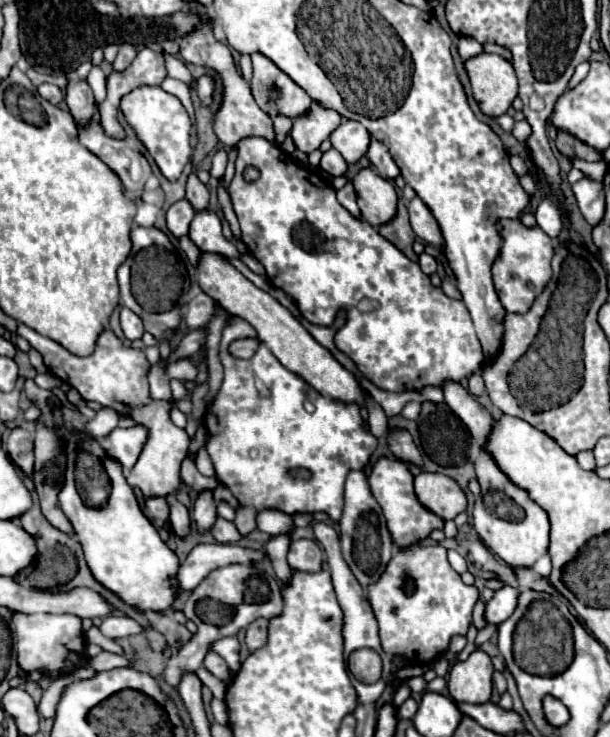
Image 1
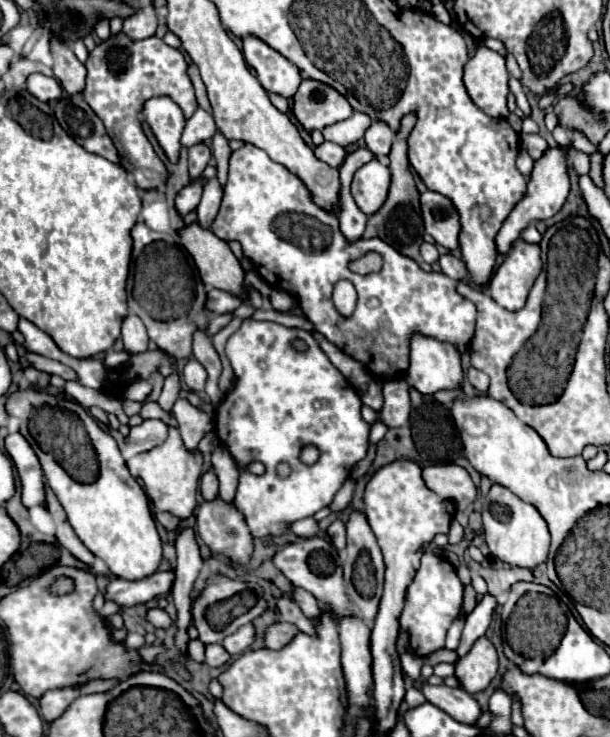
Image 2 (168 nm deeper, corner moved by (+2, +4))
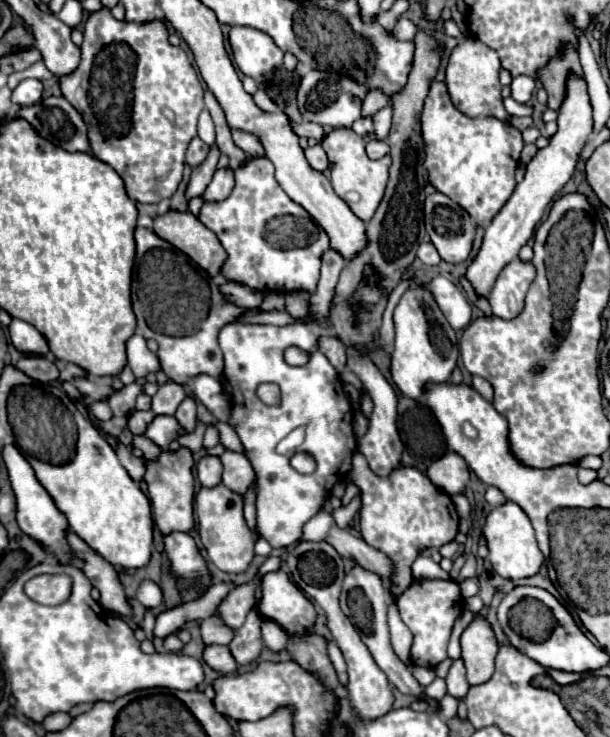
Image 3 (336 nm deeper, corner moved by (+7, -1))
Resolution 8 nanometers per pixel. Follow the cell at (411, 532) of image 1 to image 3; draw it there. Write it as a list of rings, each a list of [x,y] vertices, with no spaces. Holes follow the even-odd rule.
[[[352,464],[348,472],[350,480],[360,488],[362,508],[360,508],[360,532],[362,538],[390,556],[394,562],[392,574],[392,592],[400,596],[412,582],[410,564],[424,548],[444,546],[454,540],[458,534],[458,514],[452,504],[452,498],[446,492],[440,492],[428,476],[418,472],[416,468],[398,468],[386,478],[376,476],[368,466]]]

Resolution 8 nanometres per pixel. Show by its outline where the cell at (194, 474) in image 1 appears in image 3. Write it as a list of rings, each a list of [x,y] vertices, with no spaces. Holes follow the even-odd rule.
[[[184,398],[174,416],[178,418],[178,422],[182,424],[182,428],[186,432],[192,432],[194,426],[196,426],[196,400],[194,398]]]

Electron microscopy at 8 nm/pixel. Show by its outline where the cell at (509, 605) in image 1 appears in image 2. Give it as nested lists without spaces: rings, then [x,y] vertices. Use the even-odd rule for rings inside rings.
[[[485,595],[483,601],[477,603],[477,607],[467,615],[465,619],[465,629],[463,629],[463,637],[461,637],[461,643],[457,647],[457,655],[465,655],[469,651],[469,647],[485,635],[485,631],[489,629],[491,625],[491,619],[493,619],[493,613],[497,609],[499,601],[493,597],[493,595]]]

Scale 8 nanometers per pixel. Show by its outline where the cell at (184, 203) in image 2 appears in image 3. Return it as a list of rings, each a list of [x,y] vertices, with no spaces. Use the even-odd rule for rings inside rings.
[[[214,144],[214,146],[210,148],[208,158],[194,168],[192,178],[190,178],[190,184],[188,184],[188,190],[186,190],[186,198],[200,196],[200,194],[206,190],[206,186],[208,186],[210,180],[212,180],[212,174],[216,172],[218,158],[220,158],[220,148]]]

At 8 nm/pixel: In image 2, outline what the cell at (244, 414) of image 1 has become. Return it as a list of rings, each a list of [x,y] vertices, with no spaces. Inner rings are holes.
[[[245,319],[239,331],[229,337],[225,355],[231,361],[235,385],[215,411],[215,433],[239,467],[239,487],[233,505],[243,515],[253,537],[283,535],[289,523],[311,517],[319,509],[331,505],[335,493],[349,477],[353,465],[365,457],[371,425],[361,417],[361,399],[353,391],[351,383],[329,363],[311,333],[303,329],[287,329],[271,321]],[[295,339],[305,341],[307,351],[297,351],[293,347]],[[305,445],[315,445],[319,449],[317,463],[305,465],[299,461],[299,453]],[[253,461],[265,465],[263,475],[253,475],[247,471],[245,465]],[[279,461],[287,461],[291,465],[291,475],[285,479],[281,479],[275,471]]]

